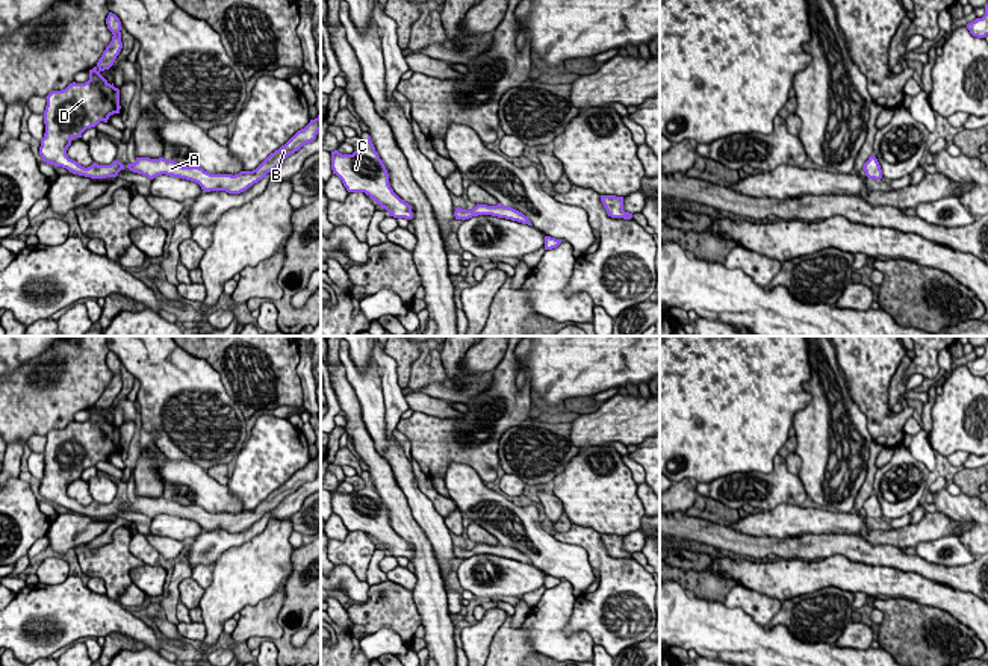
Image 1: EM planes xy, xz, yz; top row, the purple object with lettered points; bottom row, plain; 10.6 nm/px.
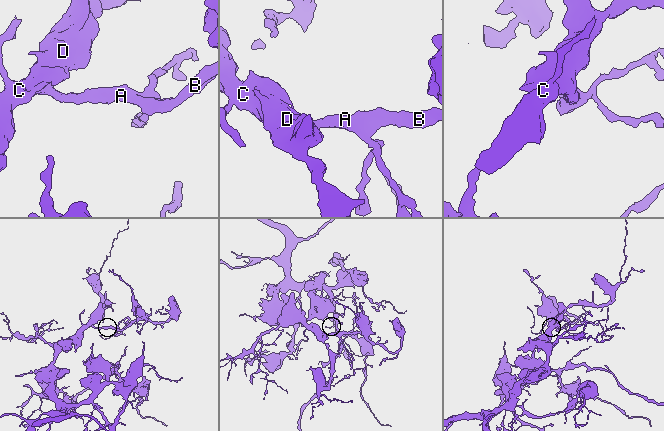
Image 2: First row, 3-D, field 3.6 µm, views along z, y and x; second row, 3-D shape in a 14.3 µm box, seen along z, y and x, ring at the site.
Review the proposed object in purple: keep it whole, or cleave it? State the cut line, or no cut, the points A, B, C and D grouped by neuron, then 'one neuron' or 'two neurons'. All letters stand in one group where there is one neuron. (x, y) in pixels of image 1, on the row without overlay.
cut none; groups A B C D; one neuron

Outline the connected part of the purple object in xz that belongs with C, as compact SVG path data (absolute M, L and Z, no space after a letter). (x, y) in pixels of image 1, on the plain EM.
M368 474L365 486L353 493L331 490L331 509L348 531L365 531L393 557L412 559L412 545L401 539L389 524L387 509Z

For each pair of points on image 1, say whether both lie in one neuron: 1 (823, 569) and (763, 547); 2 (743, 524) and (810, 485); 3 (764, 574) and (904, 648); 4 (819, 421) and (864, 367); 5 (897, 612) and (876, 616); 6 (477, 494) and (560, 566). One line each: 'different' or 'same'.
1: different
2: different
3: different
4: different
5: different
6: same

